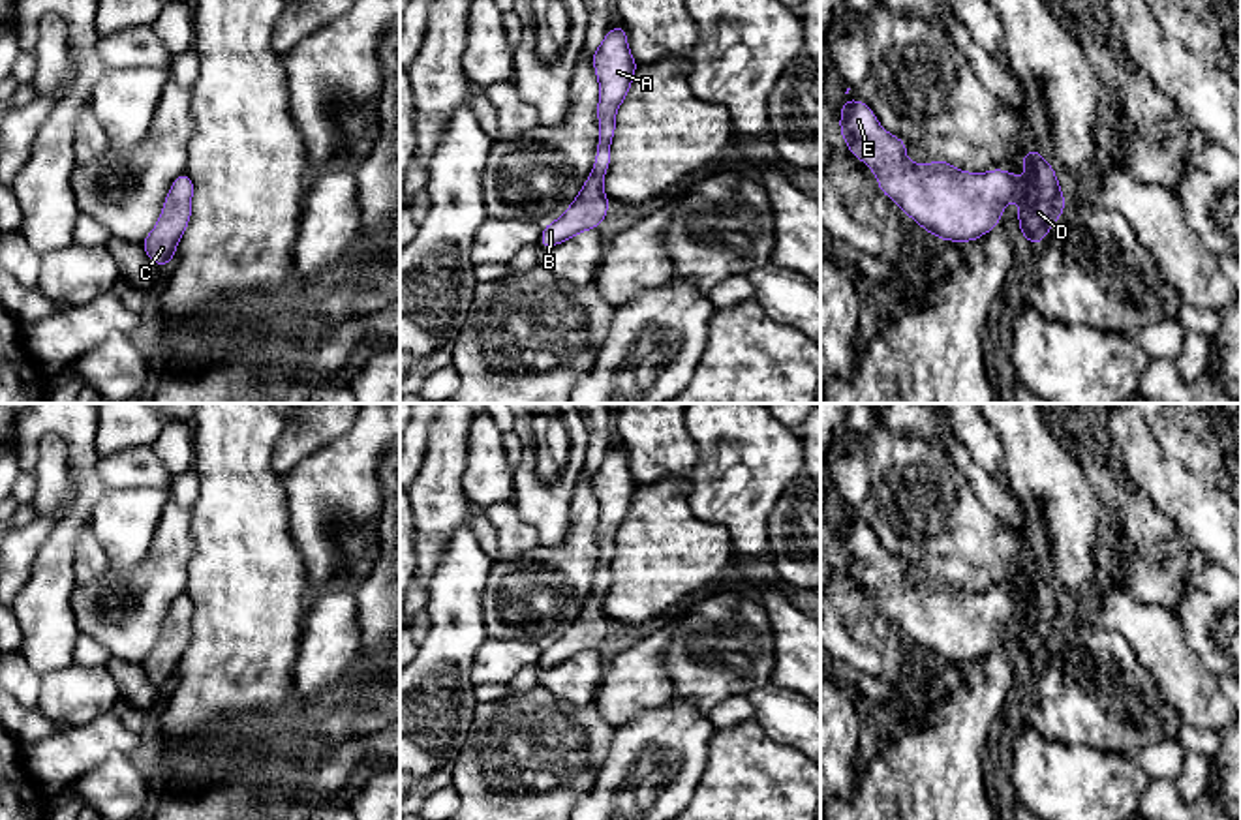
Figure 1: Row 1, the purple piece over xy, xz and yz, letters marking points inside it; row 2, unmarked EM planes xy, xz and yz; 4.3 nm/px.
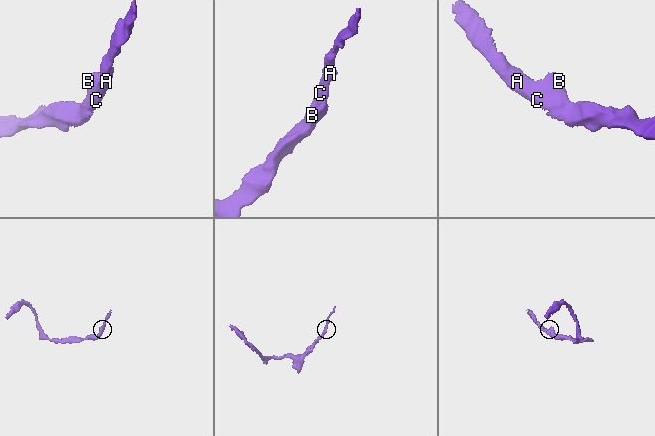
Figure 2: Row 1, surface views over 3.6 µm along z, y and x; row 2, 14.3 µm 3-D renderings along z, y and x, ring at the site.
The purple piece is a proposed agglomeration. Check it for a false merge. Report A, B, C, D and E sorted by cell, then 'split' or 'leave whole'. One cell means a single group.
A B C D E; leave whole

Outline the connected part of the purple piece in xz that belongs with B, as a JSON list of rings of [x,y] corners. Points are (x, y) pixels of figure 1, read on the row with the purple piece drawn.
[[[621,24],[606,32],[591,62],[599,81],[597,120],[601,129],[595,165],[569,208],[543,227],[539,248],[552,248],[582,231],[597,229],[608,216],[608,195],[603,190],[603,180],[612,161],[610,143],[616,133],[616,111],[627,98],[638,68]]]

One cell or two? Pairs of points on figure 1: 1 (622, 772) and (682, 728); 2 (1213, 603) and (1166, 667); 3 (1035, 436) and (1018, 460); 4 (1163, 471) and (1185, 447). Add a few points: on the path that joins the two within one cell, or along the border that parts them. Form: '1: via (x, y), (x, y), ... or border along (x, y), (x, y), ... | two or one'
1: via (637, 772), (667, 744) | one
2: border along (1172, 612), (1181, 627), (1185, 644), (1213, 674) | two
3: via (1029, 441), (1029, 449), (1024, 455) | one
4: border along (1146, 425), (1164, 453), (1211, 483) | two

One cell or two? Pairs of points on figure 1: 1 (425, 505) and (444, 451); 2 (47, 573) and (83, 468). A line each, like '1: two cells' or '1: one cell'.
1: one cell
2: one cell

